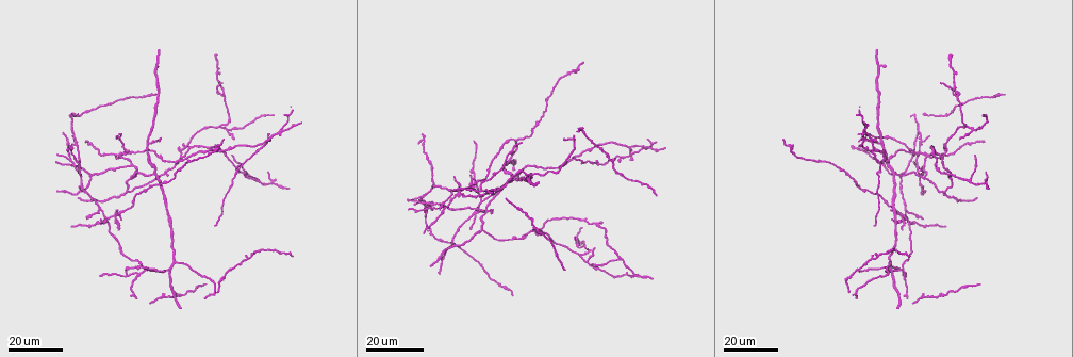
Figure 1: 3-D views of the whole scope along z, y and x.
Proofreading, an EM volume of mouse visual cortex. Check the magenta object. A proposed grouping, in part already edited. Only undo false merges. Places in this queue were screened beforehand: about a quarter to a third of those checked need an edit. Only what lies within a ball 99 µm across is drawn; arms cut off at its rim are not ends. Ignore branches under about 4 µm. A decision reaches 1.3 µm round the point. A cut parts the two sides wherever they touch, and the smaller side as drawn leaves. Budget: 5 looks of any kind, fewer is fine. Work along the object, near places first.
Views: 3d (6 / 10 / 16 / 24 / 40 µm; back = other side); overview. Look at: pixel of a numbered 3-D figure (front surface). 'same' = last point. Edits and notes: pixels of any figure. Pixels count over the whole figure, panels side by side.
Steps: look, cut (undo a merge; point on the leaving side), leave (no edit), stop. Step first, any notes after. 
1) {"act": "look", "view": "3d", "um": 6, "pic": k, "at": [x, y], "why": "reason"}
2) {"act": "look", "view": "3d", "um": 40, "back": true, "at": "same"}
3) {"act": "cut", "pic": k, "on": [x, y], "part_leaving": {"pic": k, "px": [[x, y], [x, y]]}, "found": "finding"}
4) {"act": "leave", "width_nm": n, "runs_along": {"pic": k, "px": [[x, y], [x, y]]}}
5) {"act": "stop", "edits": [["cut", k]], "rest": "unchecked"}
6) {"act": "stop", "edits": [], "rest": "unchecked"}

{"act": "look", "view": "3d", "um": 24, "pic": 1, "at": [461, 192], "why": "looks like a crossing"}

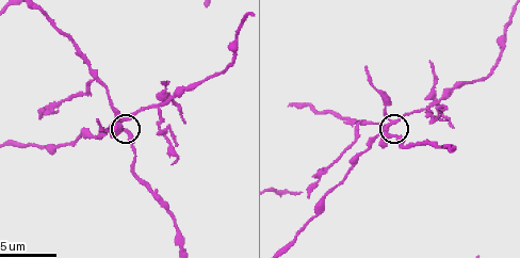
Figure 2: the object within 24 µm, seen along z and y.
{"act": "look", "view": "3d", "um": 6, "pic": 2, "at": [391, 123], "why": "zoom in"}

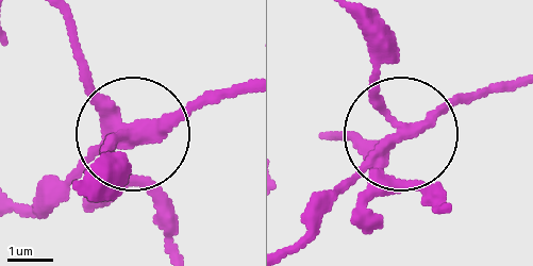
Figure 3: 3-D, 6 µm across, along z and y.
{"act": "cut", "pic": 3, "on": [376, 84], "side_arm_um": 45, "part_leaving": {"pic": 3, "px": [[383, 150], [470, 100], [516, 88]]}, "found": "a second cell is stuck on"}

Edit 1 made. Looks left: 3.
{"act": "look", "view": "overview"}

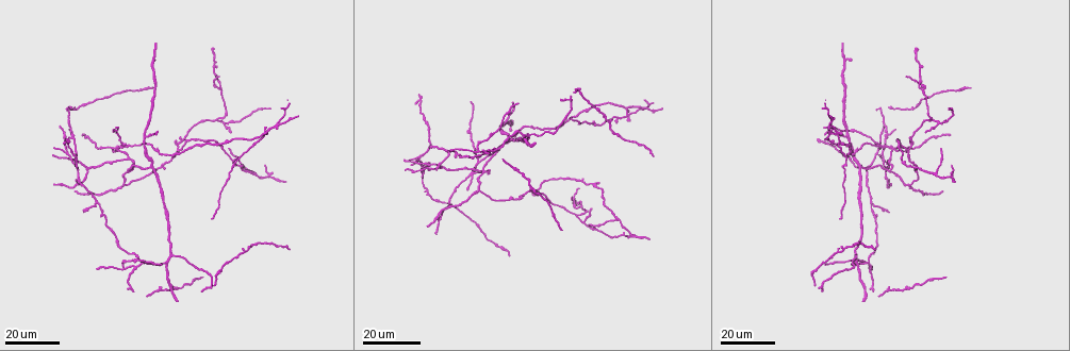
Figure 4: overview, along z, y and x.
{"act": "look", "view": "3d", "um": 24, "pic": 4, "at": [861, 167]}

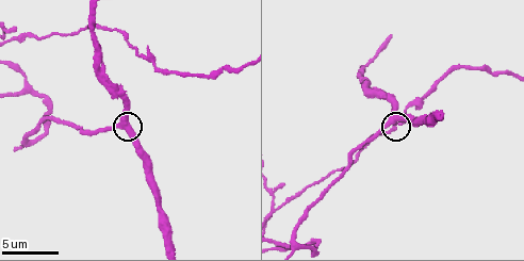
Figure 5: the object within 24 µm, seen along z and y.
{"act": "look", "view": "3d", "um": 10, "pic": 5, "at": [118, 124]}

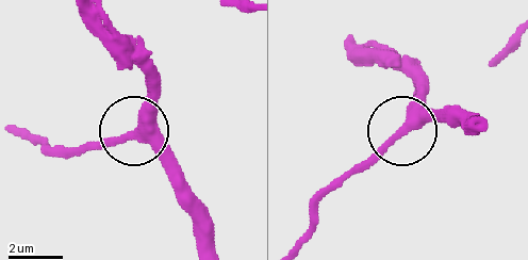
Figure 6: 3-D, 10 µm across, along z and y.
{"act": "leave", "runs_along": {"pic": 6, "px": [[213, 246], [207, 206], [139, 136], [147, 84]]}, "found": "all the same cell"}

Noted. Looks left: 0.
{"act": "stop", "edits": [["cut", 3]], "rest": "unchecked"}

